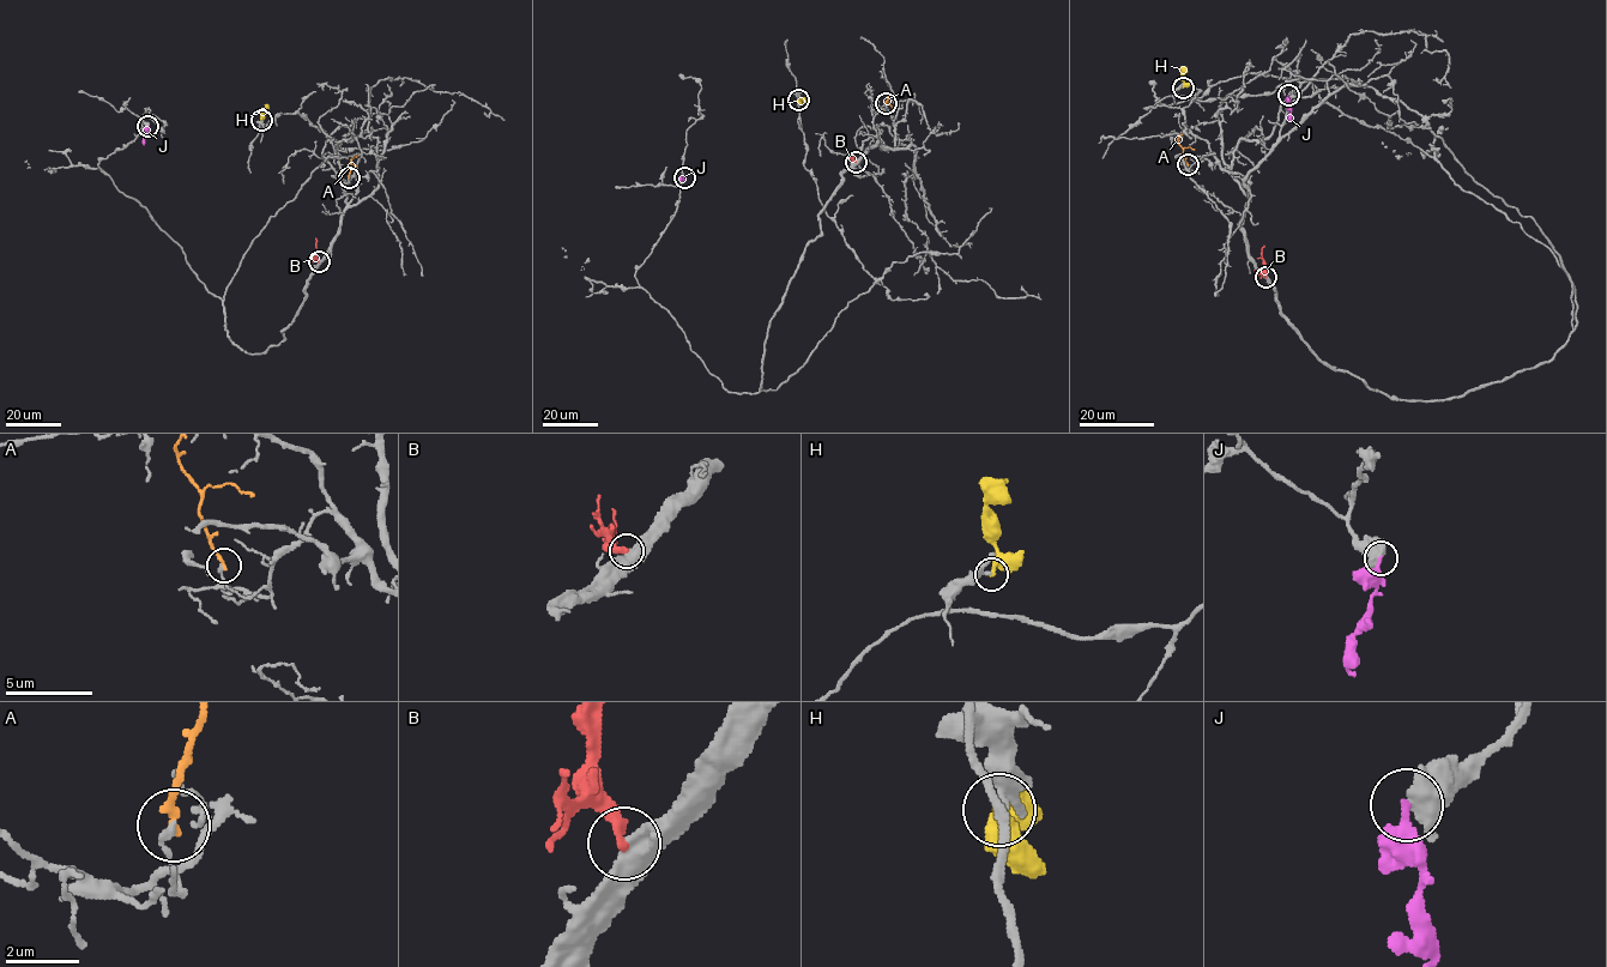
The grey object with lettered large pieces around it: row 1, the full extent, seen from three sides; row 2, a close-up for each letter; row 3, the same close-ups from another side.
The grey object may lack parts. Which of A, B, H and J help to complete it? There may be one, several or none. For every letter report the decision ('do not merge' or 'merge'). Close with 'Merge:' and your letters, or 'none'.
A: do not merge
B: do not merge
H: do not merge
J: do not merge
Merge: none

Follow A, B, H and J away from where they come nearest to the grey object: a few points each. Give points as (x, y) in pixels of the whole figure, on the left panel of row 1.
A: (349, 177), (351, 161), (358, 155)
B: (318, 261), (315, 237)
H: (261, 120), (267, 104)
J: (147, 126), (144, 144)

